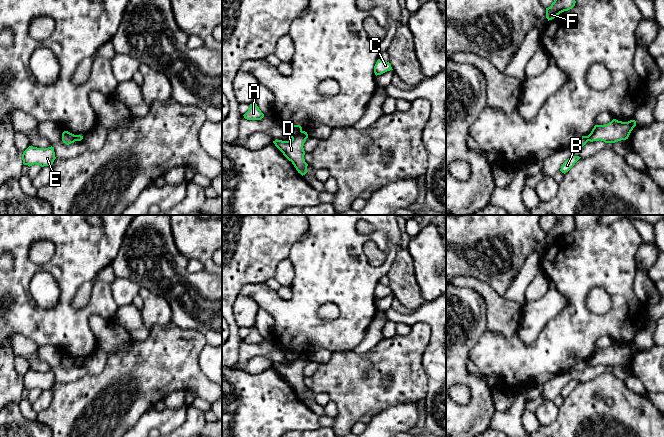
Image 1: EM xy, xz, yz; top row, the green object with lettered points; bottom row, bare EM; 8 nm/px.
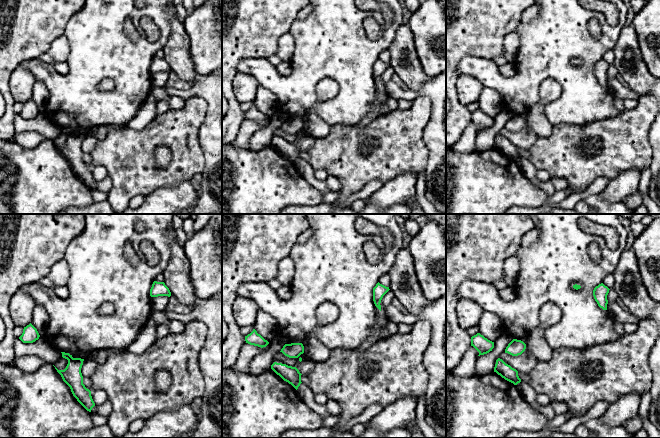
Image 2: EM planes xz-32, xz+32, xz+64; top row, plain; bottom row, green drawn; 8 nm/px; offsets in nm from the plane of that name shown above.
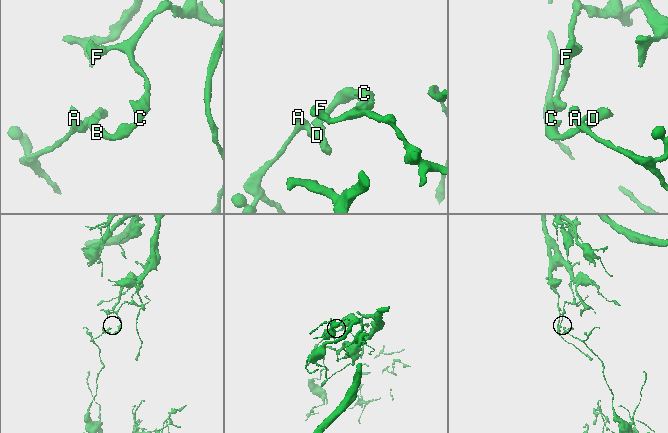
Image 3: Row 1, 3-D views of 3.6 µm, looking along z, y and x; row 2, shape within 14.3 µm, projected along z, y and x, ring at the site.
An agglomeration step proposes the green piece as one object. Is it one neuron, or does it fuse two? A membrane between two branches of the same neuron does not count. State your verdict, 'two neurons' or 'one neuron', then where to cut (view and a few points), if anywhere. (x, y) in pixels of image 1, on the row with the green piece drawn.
two neurons; cut xz (301, 130), (292, 138)

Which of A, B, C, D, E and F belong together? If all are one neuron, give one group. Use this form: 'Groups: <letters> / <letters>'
Groups: A D E / B C F

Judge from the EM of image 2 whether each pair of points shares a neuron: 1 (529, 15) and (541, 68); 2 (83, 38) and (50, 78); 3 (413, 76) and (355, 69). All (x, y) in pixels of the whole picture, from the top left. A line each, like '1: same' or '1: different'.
1: different
2: same
3: different

